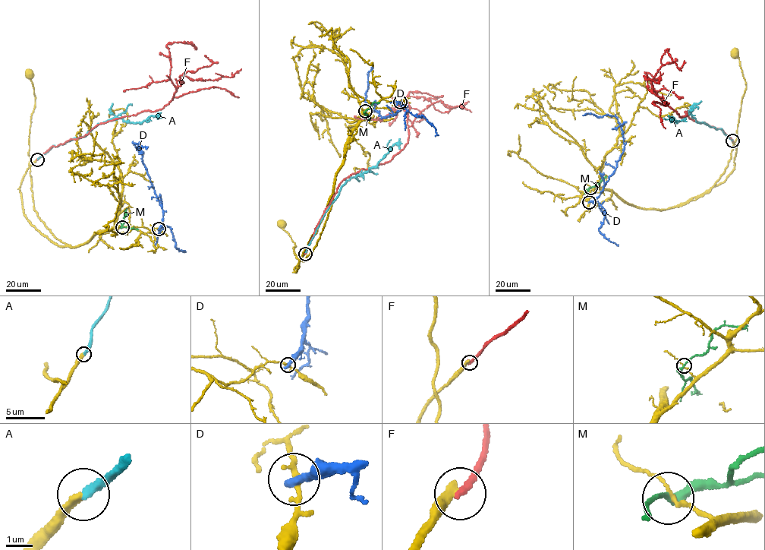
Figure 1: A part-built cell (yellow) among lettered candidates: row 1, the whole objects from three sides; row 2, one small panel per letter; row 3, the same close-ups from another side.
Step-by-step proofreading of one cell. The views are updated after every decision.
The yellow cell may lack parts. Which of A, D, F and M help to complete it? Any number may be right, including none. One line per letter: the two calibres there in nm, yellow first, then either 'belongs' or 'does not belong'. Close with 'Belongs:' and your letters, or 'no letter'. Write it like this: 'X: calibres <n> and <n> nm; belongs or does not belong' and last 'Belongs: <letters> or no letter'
A: calibres 300 and 320 nm; belongs
D: calibres 180 and 380 nm; does not belong
F: calibres 360 and 240 nm; does not belong
M: calibres 120 and 220 nm; does not belong
Belongs: A

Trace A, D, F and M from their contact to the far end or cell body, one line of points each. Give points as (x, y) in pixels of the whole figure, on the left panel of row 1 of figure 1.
A: (37, 159), (55, 145), (86, 135), (99, 124), (111, 118), (140, 123), (161, 112)
D: (158, 229), (162, 222), (162, 207), (149, 180), (143, 155), (133, 143), (139, 148), (143, 146), (146, 149)
F: (37, 159), (98, 124), (162, 108), (181, 85), (181, 75), (214, 80), (241, 69)
M: (122, 227), (127, 208)

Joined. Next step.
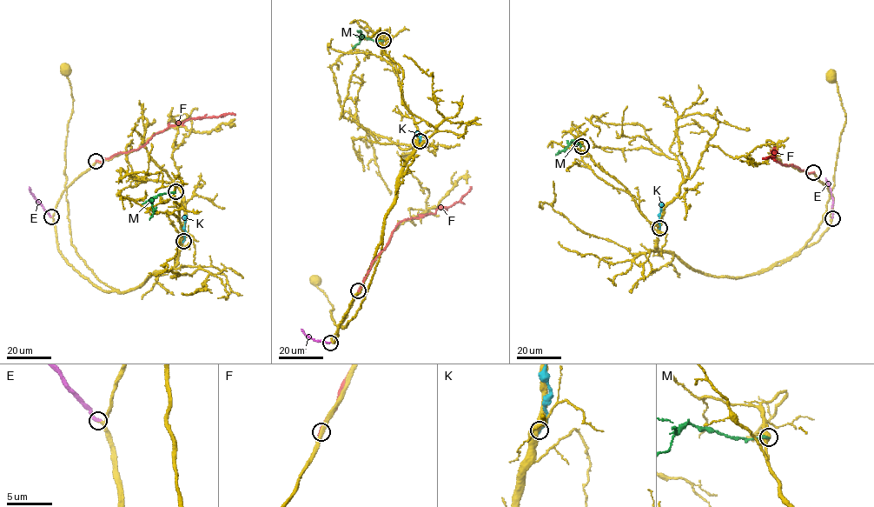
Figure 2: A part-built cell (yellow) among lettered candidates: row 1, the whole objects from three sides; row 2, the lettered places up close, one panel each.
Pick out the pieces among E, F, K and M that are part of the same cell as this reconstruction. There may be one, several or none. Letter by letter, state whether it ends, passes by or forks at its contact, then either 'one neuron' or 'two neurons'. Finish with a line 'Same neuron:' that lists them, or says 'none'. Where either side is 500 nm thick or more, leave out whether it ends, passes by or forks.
E: it ends there; one neuron
F: it ends there; two neurons
K: two neurons
M: it ends there; two neurons
Same neuron: E

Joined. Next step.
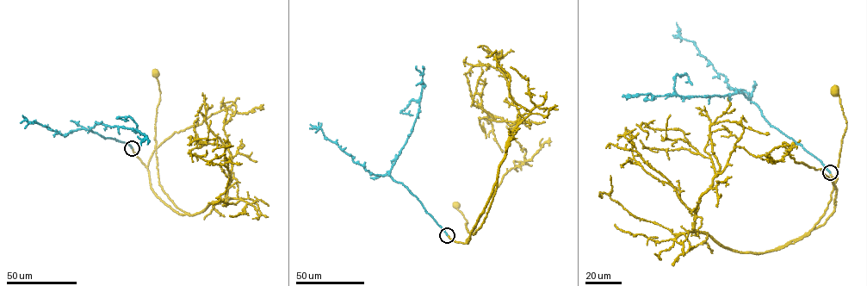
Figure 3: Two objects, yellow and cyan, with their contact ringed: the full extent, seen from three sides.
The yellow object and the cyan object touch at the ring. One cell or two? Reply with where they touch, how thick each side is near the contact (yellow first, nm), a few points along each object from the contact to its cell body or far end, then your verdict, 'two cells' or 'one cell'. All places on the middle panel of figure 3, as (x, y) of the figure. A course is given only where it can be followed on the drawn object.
at (447, 235); 280 nm thick on the yellow side, 300 nm on the other; yellow runs (447, 234), (452, 240), (467, 243), (497, 182), (486, 217), (473, 234), (468, 232), (466, 220), (455, 205); cyan runs (447, 234), (420, 202), (389, 173), (411, 133), (419, 107), (423, 75), (416, 66); one cell

